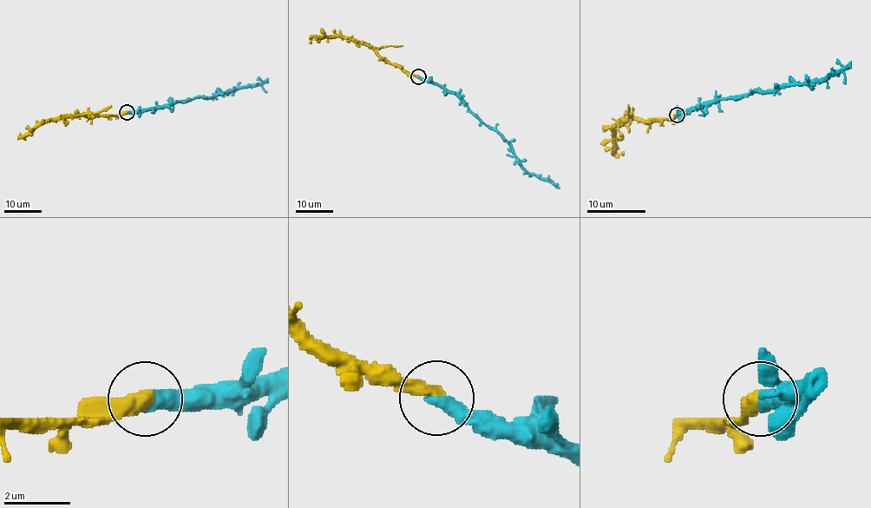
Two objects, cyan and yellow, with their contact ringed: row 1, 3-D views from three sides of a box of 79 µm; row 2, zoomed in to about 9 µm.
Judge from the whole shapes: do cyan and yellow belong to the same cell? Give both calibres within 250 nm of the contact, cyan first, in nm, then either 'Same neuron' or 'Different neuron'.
Thickness 500 nm (cyan) against 440 nm. Same neuron

